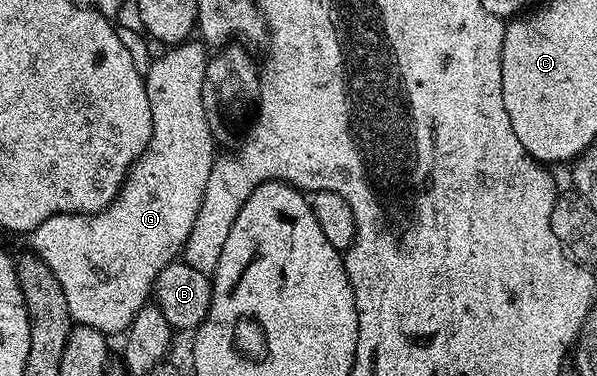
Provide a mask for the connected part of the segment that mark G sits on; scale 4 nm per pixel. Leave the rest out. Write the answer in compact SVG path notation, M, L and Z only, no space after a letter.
M185 40L165 49L168 51L144 74L144 87L146 88L146 96L150 100L150 112L152 113L150 144L144 149L140 159L129 168L126 180L122 184L120 191L114 196L112 203L93 214L59 214L58 216L50 216L46 220L42 220L42 224L38 224L30 231L30 239L32 238L31 253L41 258L46 264L46 268L50 268L50 272L54 272L54 280L58 280L58 284L62 284L62 293L66 295L66 304L70 308L70 316L73 323L100 330L105 336L113 336L112 334L123 335L127 331L128 325L134 320L134 316L149 301L150 295L154 290L156 278L162 272L162 268L166 268L171 262L175 262L181 257L186 240L190 236L190 228L194 228L194 220L202 208L202 196L206 196L206 184L210 180L210 168L218 157L218 149L216 150L218 142L208 123L206 108L202 104L202 80L208 67L210 54L203 41L192 41Z

